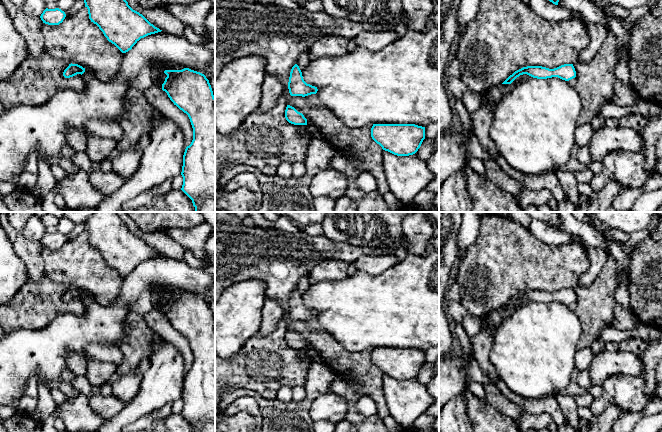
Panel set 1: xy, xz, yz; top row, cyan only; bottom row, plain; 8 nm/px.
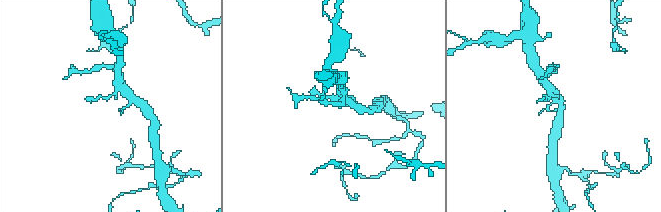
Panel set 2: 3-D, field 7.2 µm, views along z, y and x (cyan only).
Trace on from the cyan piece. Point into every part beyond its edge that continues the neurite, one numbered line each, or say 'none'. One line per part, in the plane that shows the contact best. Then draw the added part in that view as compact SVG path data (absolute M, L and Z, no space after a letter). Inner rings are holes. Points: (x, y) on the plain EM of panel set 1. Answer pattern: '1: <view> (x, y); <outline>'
none

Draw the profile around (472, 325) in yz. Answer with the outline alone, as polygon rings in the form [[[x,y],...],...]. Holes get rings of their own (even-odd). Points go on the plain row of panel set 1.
[[[467,314],[462,321],[462,326],[466,334],[471,338],[479,333],[482,328],[481,318]]]

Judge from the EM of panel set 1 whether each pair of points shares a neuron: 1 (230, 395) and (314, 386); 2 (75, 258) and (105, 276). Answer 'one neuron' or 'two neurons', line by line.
1: one neuron
2: one neuron

